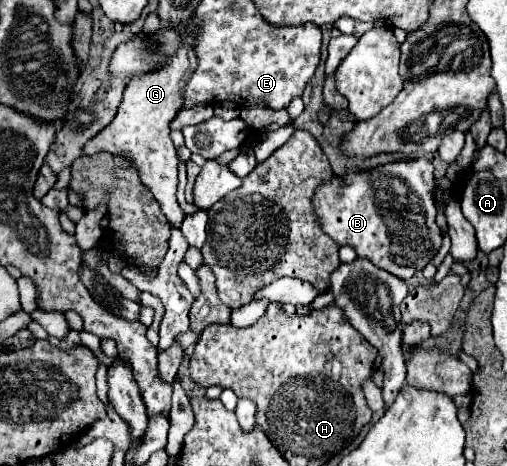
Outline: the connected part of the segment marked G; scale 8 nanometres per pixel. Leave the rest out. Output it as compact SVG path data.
M188 40L176 52L172 62L168 62L164 68L152 74L132 76L128 86L124 88L124 96L120 102L120 110L116 112L116 118L108 124L108 128L104 128L100 134L96 134L96 138L88 140L84 146L84 154L96 154L100 150L106 150L130 158L140 172L140 180L152 190L168 222L176 228L180 228L180 222L184 220L184 212L176 202L178 156L168 134L170 134L170 122L180 110L182 88L186 80L192 76L192 72L196 70L196 64L198 64L196 54L192 52L192 42Z

